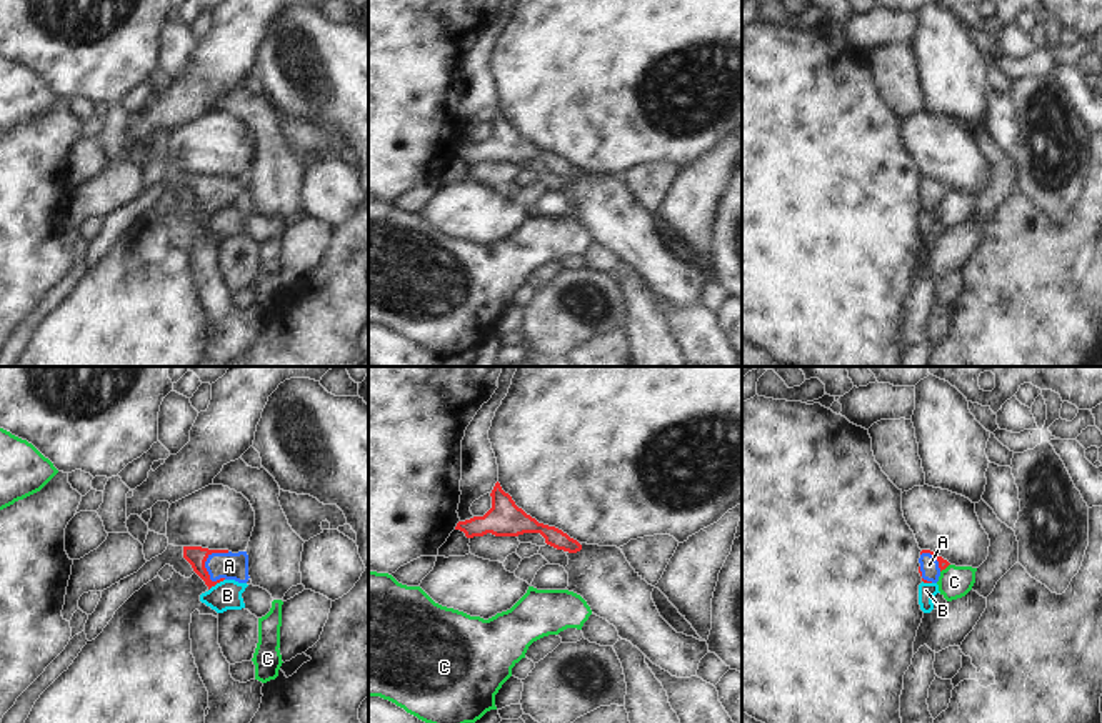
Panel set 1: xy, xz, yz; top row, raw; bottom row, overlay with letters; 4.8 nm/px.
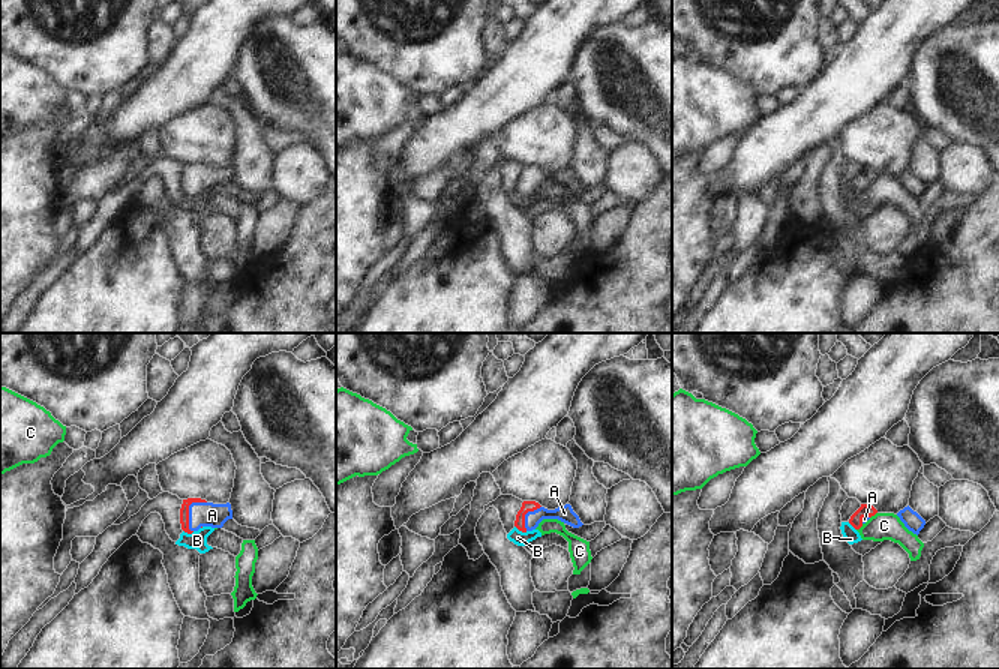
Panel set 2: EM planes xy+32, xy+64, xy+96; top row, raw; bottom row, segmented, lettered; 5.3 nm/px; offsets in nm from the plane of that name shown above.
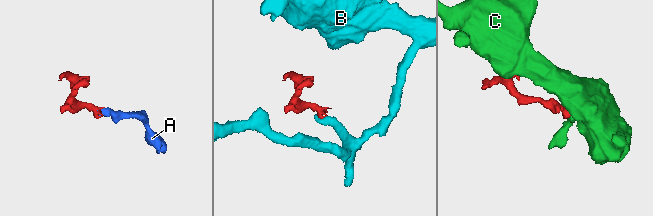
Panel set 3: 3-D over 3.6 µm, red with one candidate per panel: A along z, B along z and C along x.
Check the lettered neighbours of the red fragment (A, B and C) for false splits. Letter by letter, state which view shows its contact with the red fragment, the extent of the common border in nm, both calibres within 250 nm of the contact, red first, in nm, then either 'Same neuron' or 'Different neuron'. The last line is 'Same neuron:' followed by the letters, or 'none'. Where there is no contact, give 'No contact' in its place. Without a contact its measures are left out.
A: Touches red in xy. Shared border 170 nm. Thickness 100 nm (red) against 130 nm. Same neuron
B: Touches red in xy. Shared border 100 nm. Thickness 100 nm (red) against 140 nm. Different neuron
C: Touches red in yz. Shared border 60 nm. Thickness 50 nm (red) against 160 nm. Different neuron
Same neuron: A

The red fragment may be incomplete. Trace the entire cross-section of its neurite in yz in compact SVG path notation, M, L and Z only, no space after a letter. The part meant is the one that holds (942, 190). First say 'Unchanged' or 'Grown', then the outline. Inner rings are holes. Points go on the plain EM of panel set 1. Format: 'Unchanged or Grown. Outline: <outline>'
Grown. Outline: M922 177L919 185L919 200L924 210L937 210L940 198L950 190L930 177Z

